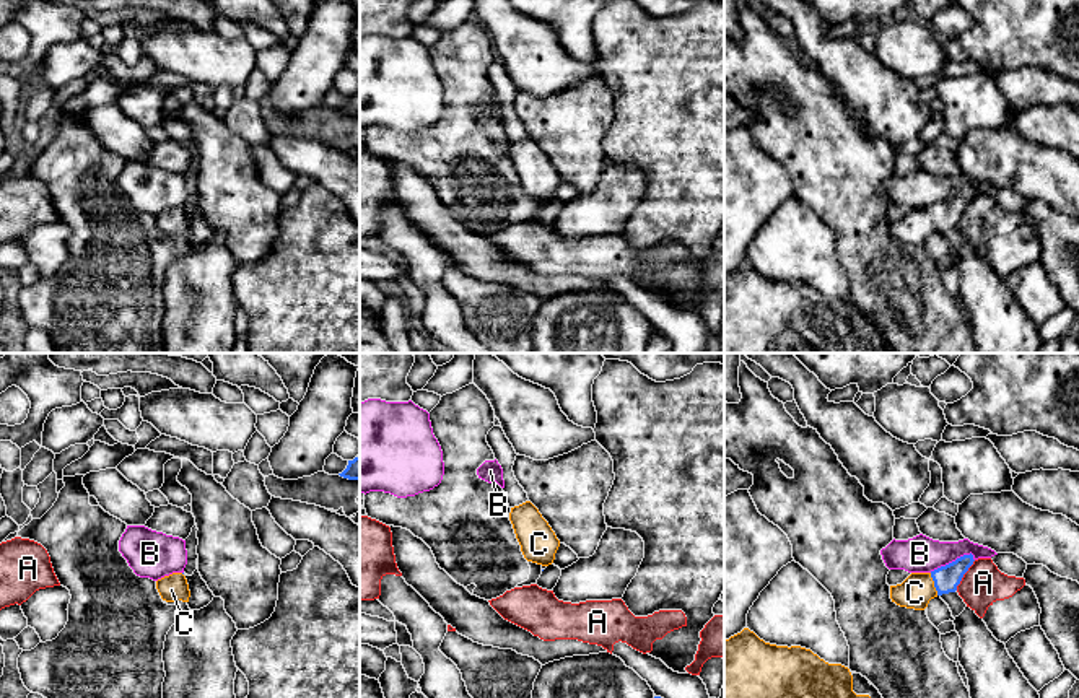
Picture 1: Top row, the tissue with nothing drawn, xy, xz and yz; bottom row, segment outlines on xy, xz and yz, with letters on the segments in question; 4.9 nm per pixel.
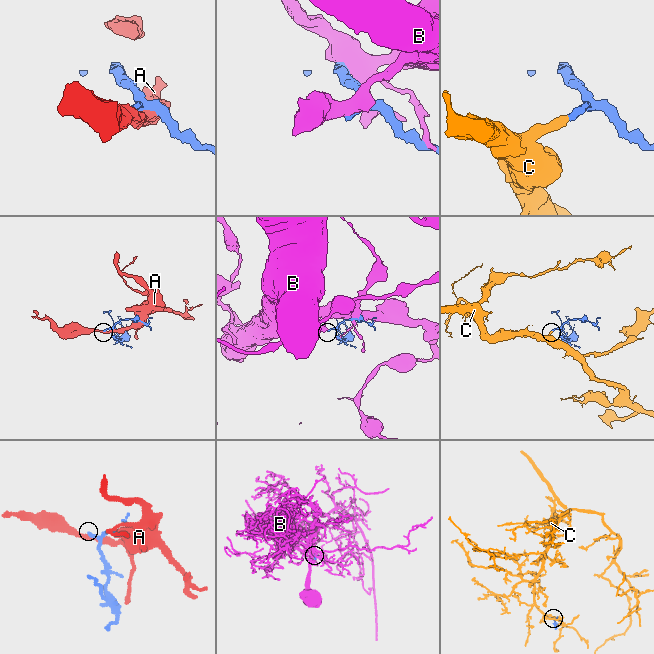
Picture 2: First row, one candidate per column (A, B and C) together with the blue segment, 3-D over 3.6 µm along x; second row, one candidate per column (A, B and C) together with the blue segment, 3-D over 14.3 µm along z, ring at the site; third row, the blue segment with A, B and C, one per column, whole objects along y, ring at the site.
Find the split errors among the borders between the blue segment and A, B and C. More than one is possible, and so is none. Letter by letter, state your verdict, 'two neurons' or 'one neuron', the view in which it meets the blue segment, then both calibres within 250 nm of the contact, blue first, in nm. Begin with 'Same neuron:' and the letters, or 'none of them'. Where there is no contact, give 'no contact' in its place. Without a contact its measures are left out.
Same neuron: C
A: two neurons | yz | 130/200 nm
B: two neurons | yz | 130/180 nm
C: one neuron | yz | 130/160 nm

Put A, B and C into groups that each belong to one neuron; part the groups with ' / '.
A / B / C

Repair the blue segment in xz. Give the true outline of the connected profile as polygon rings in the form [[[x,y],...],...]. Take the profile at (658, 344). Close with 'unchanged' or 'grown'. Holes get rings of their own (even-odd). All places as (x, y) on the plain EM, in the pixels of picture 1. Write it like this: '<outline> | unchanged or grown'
[[[654,332],[643,353],[671,353],[667,337],[661,332]]] | unchanged

